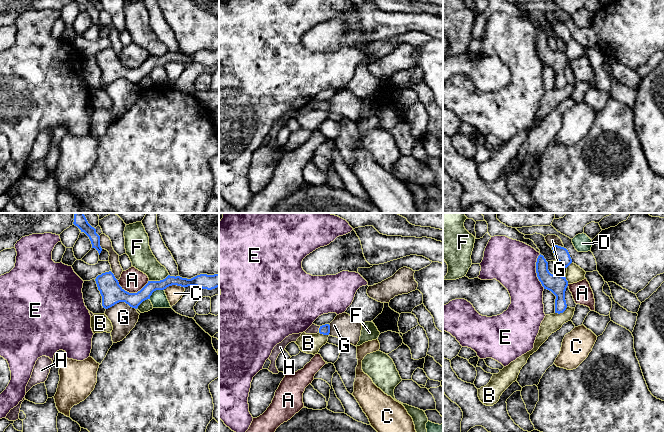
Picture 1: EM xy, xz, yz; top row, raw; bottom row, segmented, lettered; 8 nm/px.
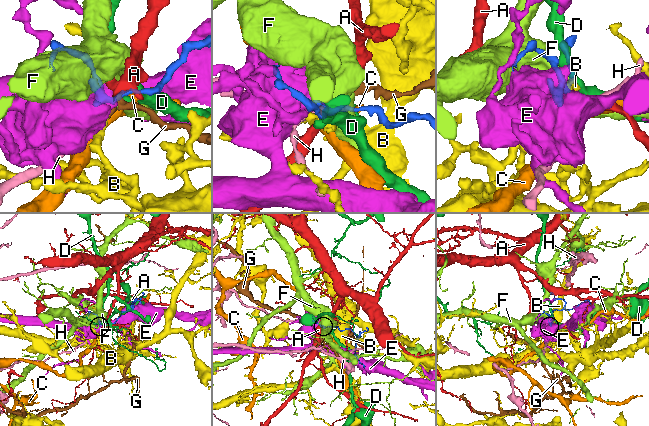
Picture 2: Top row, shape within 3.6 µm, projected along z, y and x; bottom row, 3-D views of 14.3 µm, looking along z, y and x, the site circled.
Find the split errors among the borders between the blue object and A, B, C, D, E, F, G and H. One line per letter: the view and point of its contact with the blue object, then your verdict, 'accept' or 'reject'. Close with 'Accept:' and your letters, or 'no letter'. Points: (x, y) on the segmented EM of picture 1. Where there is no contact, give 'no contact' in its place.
A: xy (132, 293) | reject
B: yz (561, 312) | reject
C: xy (173, 284) | reject
D: xy (154, 290) | reject
E: yz (536, 271) | reject
F: xy (158, 281) | reject
G: xy (120, 301) | reject
H: xz (319, 329) | accept
Accept: H

